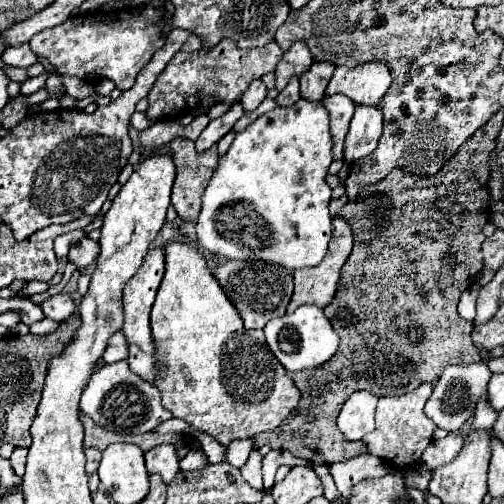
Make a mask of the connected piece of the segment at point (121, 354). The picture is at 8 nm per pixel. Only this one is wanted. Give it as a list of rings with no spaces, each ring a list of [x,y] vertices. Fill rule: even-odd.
[[[116,332],[116,334],[108,340],[108,346],[106,346],[102,358],[104,358],[108,364],[110,364],[110,362],[120,362],[120,360],[128,358],[128,344],[126,344],[126,338],[122,336],[122,332]]]

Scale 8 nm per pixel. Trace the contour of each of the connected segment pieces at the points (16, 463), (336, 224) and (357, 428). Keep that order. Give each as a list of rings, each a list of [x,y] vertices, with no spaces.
[[[16,448],[16,450],[12,452],[12,456],[10,456],[10,464],[12,464],[12,468],[14,468],[14,472],[16,472],[18,476],[24,476],[26,454],[28,454],[26,448]]]
[[[334,218],[332,220],[332,240],[330,240],[330,246],[328,246],[328,252],[326,252],[324,260],[316,268],[294,270],[294,296],[288,304],[288,312],[294,312],[302,304],[312,304],[312,306],[318,306],[318,308],[326,308],[326,304],[330,304],[336,296],[342,266],[346,264],[346,260],[350,256],[350,250],[352,250],[350,226],[342,218]]]
[[[354,392],[350,396],[350,400],[346,400],[346,404],[342,406],[340,416],[338,416],[338,428],[340,428],[340,432],[344,434],[346,440],[362,440],[364,434],[368,434],[368,432],[374,430],[376,402],[378,402],[378,398],[372,396],[370,392]]]

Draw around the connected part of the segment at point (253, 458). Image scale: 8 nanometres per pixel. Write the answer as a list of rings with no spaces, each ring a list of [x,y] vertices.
[[[254,450],[254,452],[250,454],[248,462],[240,468],[240,472],[242,472],[244,480],[246,480],[252,488],[264,490],[264,486],[262,486],[262,454],[260,454],[258,450]]]

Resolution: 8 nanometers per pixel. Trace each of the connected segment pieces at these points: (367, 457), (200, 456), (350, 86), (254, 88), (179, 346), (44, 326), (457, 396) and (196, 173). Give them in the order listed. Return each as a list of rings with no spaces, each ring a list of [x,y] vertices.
[[[360,454],[356,458],[350,458],[348,462],[340,462],[340,464],[332,464],[330,472],[334,476],[334,482],[342,494],[342,498],[348,498],[350,488],[354,484],[358,484],[360,480],[368,478],[368,476],[386,476],[388,474],[388,464],[386,460],[372,456],[372,454]]]
[[[188,452],[186,458],[180,460],[180,468],[182,470],[200,470],[204,468],[208,462],[206,462],[206,454],[204,452]]]
[[[370,62],[370,64],[358,66],[358,68],[338,66],[326,88],[326,96],[344,94],[354,104],[376,106],[378,100],[386,94],[390,80],[392,80],[392,76],[390,76],[390,72],[386,72],[386,66],[382,66],[382,64]]]
[[[254,80],[254,84],[250,84],[250,88],[242,96],[244,110],[256,110],[260,106],[260,102],[266,98],[266,94],[268,94],[268,90],[266,90],[264,82],[262,80]]]
[[[170,242],[164,246],[166,248],[166,274],[164,274],[164,280],[160,284],[160,290],[156,294],[156,300],[154,300],[154,306],[152,306],[152,314],[150,314],[150,328],[152,328],[152,338],[154,338],[154,344],[156,344],[156,370],[158,370],[158,378],[154,380],[154,386],[160,390],[162,394],[162,406],[168,408],[174,418],[182,418],[186,420],[194,430],[198,432],[204,432],[208,436],[212,436],[218,444],[222,446],[228,446],[232,440],[238,440],[238,438],[250,438],[250,436],[256,436],[260,432],[266,432],[266,430],[274,430],[276,426],[280,426],[280,422],[298,406],[298,400],[300,400],[300,392],[298,388],[294,386],[294,382],[286,376],[286,370],[282,368],[282,364],[276,360],[276,356],[270,352],[266,340],[264,340],[264,332],[262,330],[246,330],[244,328],[244,322],[242,322],[242,316],[238,314],[238,310],[232,306],[232,302],[226,298],[224,290],[220,288],[220,284],[214,280],[212,272],[208,270],[206,266],[206,260],[200,252],[196,252],[194,248],[190,248],[188,244],[178,244],[178,242]]]
[[[40,320],[36,324],[32,324],[32,334],[40,334],[40,336],[46,336],[46,334],[52,334],[58,330],[58,324],[60,322],[54,322],[54,320]]]
[[[482,362],[446,368],[446,372],[442,374],[442,380],[438,380],[438,384],[434,388],[434,394],[426,402],[424,412],[434,420],[434,424],[438,428],[444,428],[448,432],[458,430],[460,424],[464,424],[464,420],[476,410],[476,402],[486,394],[490,376],[492,376],[492,372]]]
[[[176,138],[168,144],[168,148],[170,148],[170,154],[172,154],[174,164],[176,164],[176,182],[172,188],[172,204],[174,204],[180,218],[184,218],[188,222],[196,222],[200,208],[202,208],[202,194],[204,194],[214,170],[218,168],[216,146],[212,146],[208,152],[196,152],[192,140]]]

